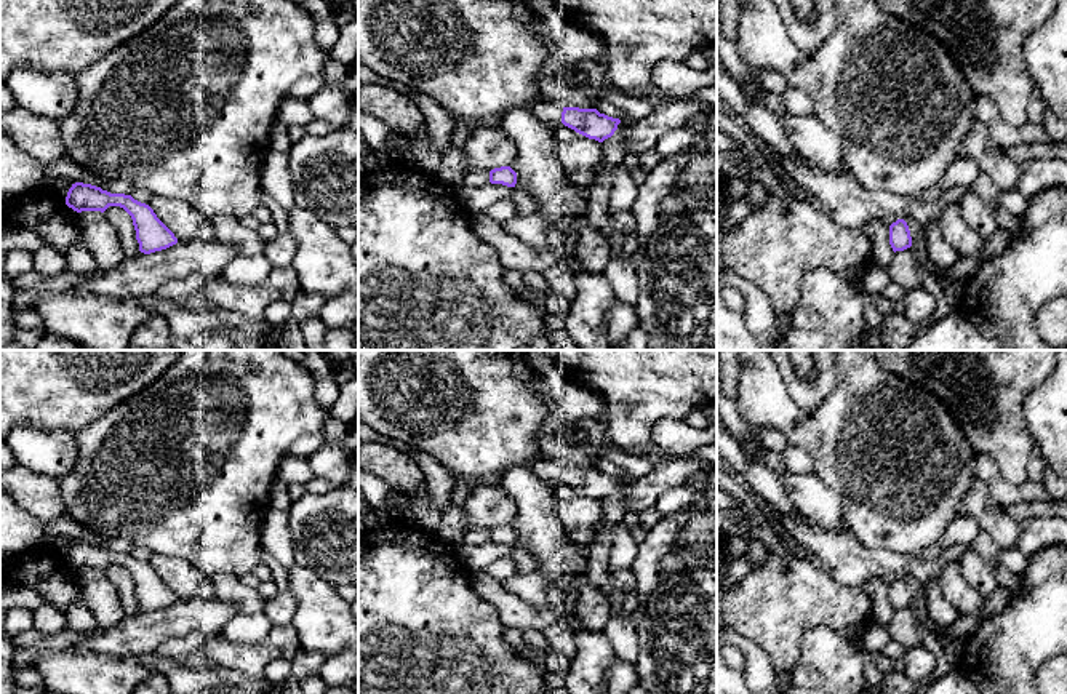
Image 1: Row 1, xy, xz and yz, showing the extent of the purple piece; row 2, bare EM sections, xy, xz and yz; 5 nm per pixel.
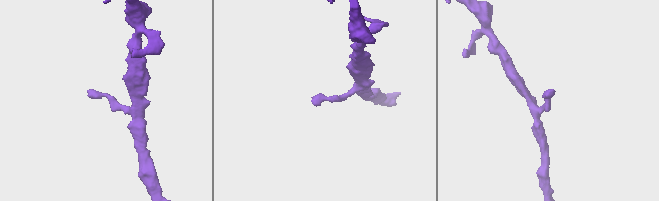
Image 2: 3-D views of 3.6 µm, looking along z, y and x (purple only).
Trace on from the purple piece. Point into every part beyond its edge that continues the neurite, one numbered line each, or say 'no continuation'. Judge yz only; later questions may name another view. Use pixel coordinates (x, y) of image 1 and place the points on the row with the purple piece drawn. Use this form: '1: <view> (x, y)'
no continuation

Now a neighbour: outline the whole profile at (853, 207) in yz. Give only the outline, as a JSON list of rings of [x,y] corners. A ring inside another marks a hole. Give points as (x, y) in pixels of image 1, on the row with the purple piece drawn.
[[[774,154],[789,179],[817,198],[825,211],[846,229],[864,229],[872,221],[888,225],[904,219],[912,237],[917,262],[926,270],[936,270],[926,249],[925,225],[909,214],[907,198],[891,192],[870,192],[848,171],[829,173],[793,157]]]

